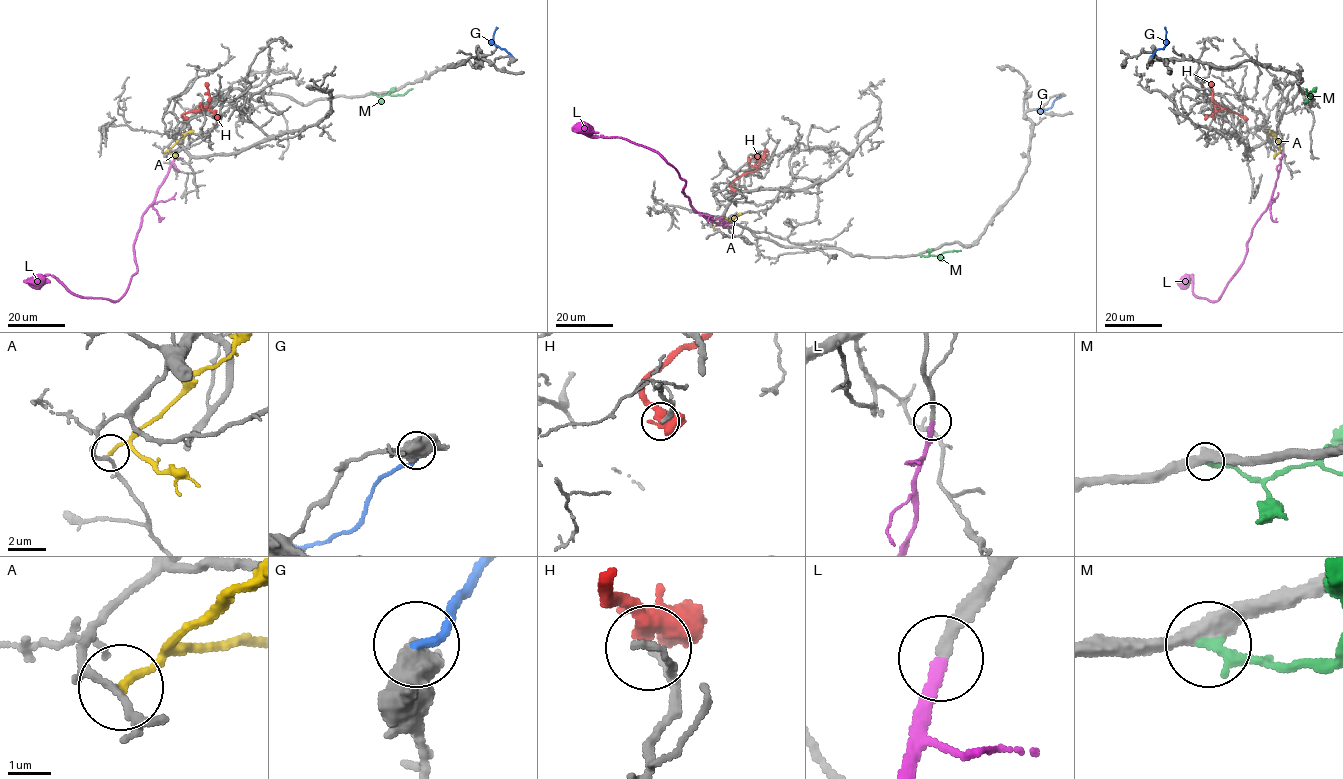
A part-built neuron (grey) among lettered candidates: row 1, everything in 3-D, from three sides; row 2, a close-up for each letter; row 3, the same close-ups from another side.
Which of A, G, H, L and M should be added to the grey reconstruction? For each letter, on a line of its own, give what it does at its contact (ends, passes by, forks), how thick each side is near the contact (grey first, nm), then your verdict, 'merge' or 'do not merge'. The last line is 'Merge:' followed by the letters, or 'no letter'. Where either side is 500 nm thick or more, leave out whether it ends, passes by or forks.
A: it ends; calibres 140 and 200 nm; do not merge
G: calibres 550 and 240 nm; do not merge
H: it forks; calibres 200 and 300 nm; do not merge
L: it ends; calibres 240 and 240 nm; merge
M: it ends; calibres 480 and 280 nm; do not merge
Merge: L

